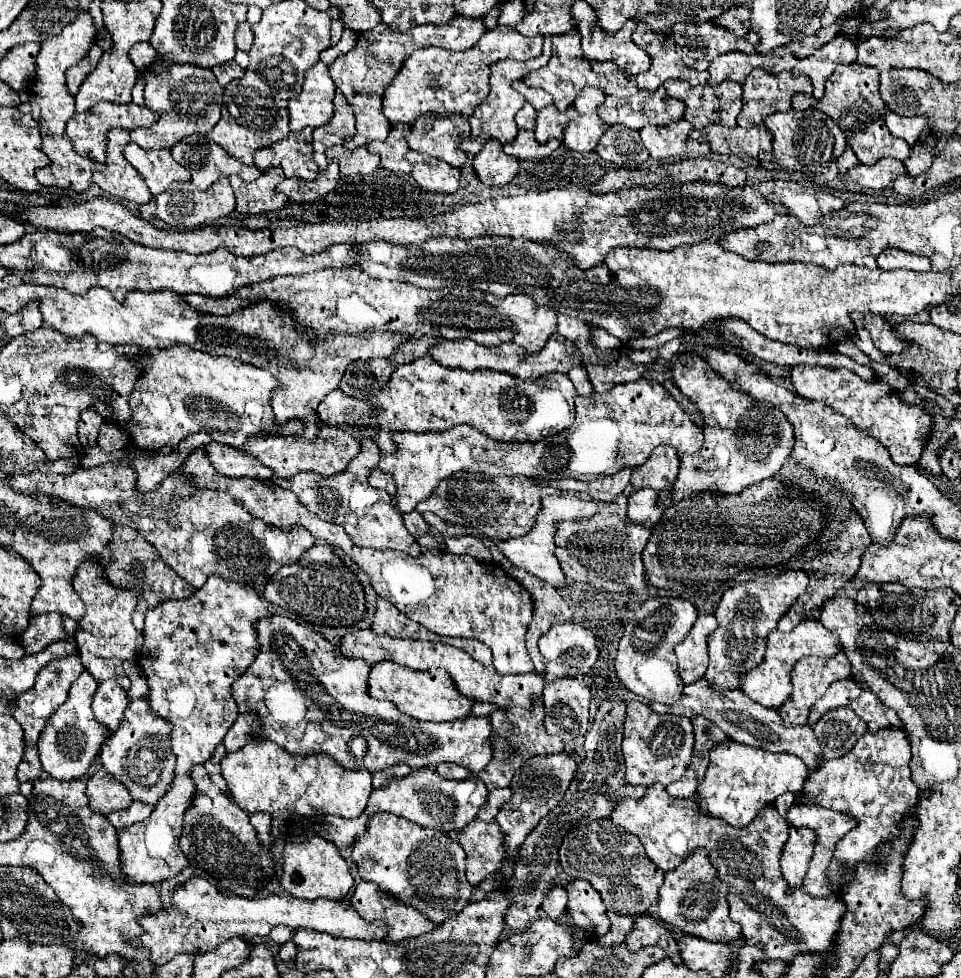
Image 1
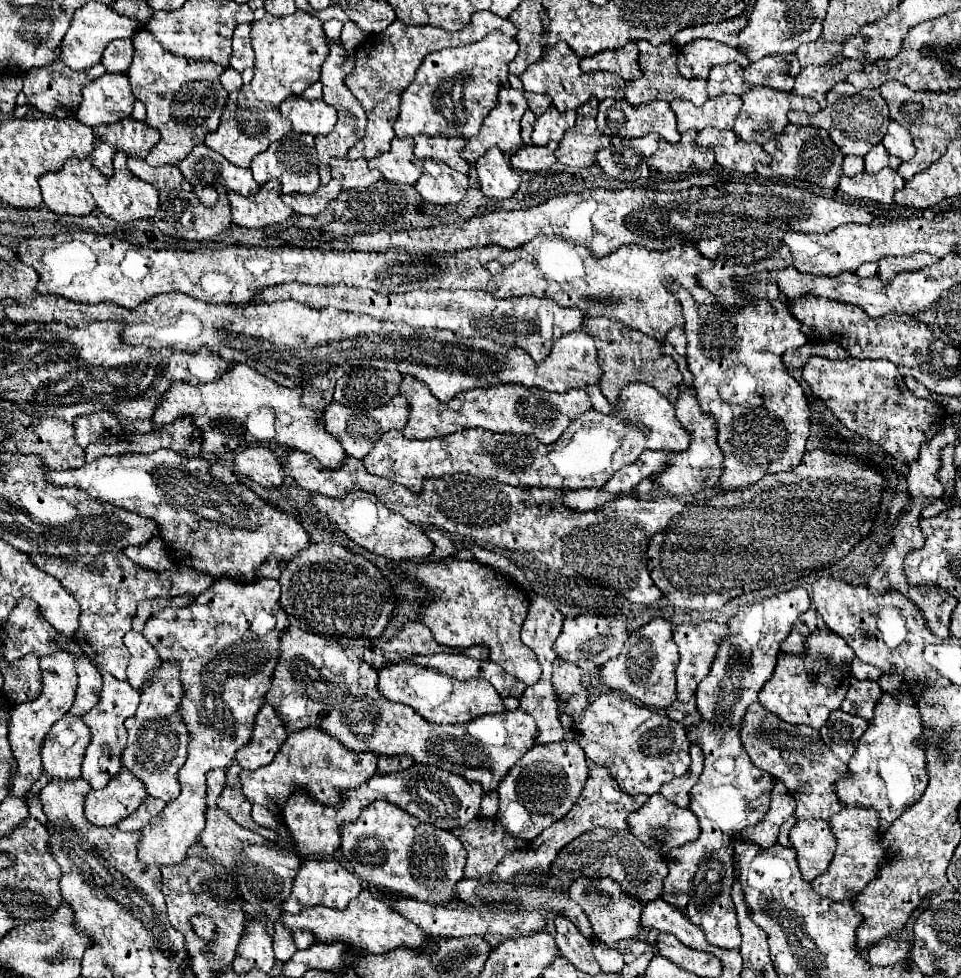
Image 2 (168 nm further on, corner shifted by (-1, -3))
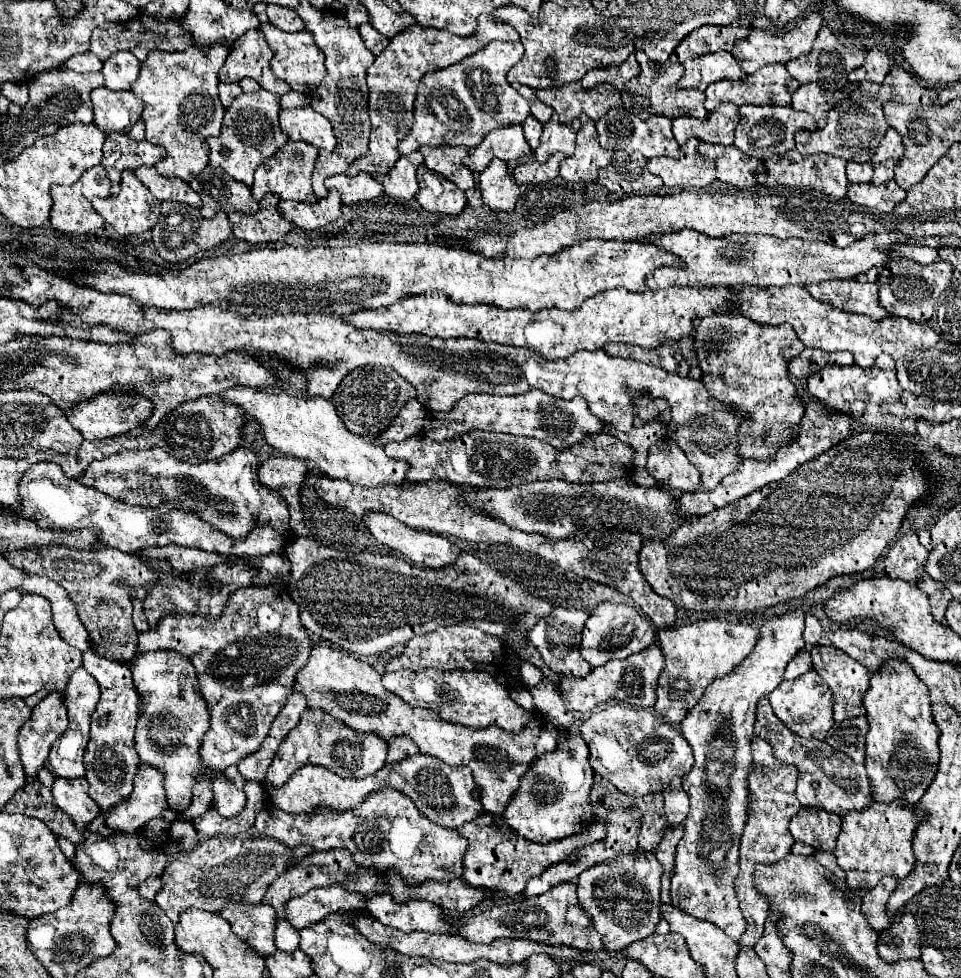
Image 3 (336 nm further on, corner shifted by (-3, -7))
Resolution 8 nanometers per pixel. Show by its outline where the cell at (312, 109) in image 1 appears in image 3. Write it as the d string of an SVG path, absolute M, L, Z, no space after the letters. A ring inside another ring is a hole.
M312 107L282 109L280 127L292 141L306 141L318 149L332 151L336 147L336 137L330 121L316 113Z

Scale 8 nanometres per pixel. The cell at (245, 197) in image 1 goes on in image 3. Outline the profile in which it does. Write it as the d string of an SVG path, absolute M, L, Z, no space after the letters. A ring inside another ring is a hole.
M266 193L260 201L258 213L232 213L230 223L234 235L248 243L272 243L282 239L292 229L292 223L282 217L282 213L278 211L278 203L280 199L276 197L276 193Z

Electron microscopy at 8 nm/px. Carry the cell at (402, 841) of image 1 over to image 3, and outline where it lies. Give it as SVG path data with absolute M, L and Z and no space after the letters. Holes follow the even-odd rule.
M380 789L370 793L356 809L334 813L330 809L316 809L314 815L290 815L274 805L266 805L254 823L260 835L272 837L290 849L296 845L312 845L314 851L328 851L328 849L348 849L356 861L356 865L380 869L380 873L388 873L396 869L408 885L420 885L424 881L452 881L462 877L464 869L464 853L466 853L466 839L458 835L456 829L446 829L434 825L426 819L414 803L394 791L394 789Z

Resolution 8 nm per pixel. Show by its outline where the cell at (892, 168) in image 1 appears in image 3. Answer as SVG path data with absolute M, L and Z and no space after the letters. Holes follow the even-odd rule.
M886 181L884 185L872 185L872 183L854 183L848 187L846 197L872 211L891 213L896 203L904 201L904 193L896 181Z

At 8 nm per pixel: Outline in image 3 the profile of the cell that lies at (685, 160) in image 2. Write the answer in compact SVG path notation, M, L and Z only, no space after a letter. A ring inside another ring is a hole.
M690 139L680 147L680 157L652 157L648 171L658 175L664 185L676 189L702 189L716 179L716 167L698 153L698 139Z

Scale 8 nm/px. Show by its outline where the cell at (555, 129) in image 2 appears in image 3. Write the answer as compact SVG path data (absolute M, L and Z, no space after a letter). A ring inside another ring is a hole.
M556 115L544 123L544 133L540 137L540 147L534 151L536 161L544 163L548 159L548 155L560 151L564 155L572 155L574 153L574 141L576 141L576 133L570 125L562 125Z

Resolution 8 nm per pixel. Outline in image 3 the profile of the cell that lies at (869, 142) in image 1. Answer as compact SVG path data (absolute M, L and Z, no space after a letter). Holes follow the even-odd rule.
M884 161L880 165L874 165L874 177L872 177L872 183L874 185L880 185L884 181L890 181L894 179L894 167L896 167L896 161Z

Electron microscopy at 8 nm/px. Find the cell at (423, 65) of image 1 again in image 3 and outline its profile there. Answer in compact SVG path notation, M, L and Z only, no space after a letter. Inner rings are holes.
M490 41L464 61L448 69L426 73L414 101L414 125L408 137L398 145L398 151L408 155L422 145L476 147L490 129L506 123L522 123L530 113L528 101L506 81L506 73L520 61L522 53L524 47L520 43Z

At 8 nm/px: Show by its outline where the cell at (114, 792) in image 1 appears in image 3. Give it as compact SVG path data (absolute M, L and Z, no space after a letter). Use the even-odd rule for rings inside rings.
M140 765L134 791L128 801L120 801L112 813L104 813L104 823L122 833L136 833L168 807L162 787L162 773L150 765Z

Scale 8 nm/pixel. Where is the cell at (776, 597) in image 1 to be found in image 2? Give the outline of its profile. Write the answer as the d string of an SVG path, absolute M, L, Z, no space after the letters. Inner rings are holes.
M796 587L796 589L792 589L792 591L780 593L780 595L776 595L776 597L770 597L770 599L758 601L758 603L742 605L742 607L738 609L738 615L728 623L728 625L730 625L730 637L726 637L726 641L722 643L722 649L718 649L718 657L714 659L714 665L712 665L708 677L702 679L700 685L698 685L698 689L696 689L696 709L698 709L698 713L700 713L702 719L700 719L698 725L692 725L692 727L686 729L686 737L690 739L692 745L698 745L698 747L702 749L702 753L704 753L704 771L702 771L698 783L696 783L696 785L692 787L692 791L690 791L690 807L688 807L688 809L698 817L700 829L702 829L702 831L700 831L700 837L698 837L696 841L684 843L684 845L680 845L680 847L676 847L676 849L670 851L670 855L668 855L668 867L670 867L670 871L668 871L668 877L664 879L662 899L664 899L666 903L670 903L670 905L682 909L682 911L690 917L690 921L694 921L694 925L698 925L700 929L704 929L706 939L708 939L712 945L718 945L718 943L716 943L716 941L718 941L718 923L738 923L738 921L736 921L736 909L734 909L732 895L730 895L730 891L732 891L732 881L734 881L734 879L732 879L732 877L734 877L734 847L732 847L732 841L734 841L734 837L740 833L740 829L750 827L750 825L756 825L758 821L762 821L762 817L766 815L768 803L770 803L770 785L774 783L774 779L770 777L770 773L762 773L762 769L758 769L758 767L750 761L750 757L748 757L748 753L746 753L746 749L744 749L744 745L742 745L742 741L740 741L740 735L738 735L738 733L740 733L740 721L742 721L742 717L744 717L744 713L746 713L746 709L748 709L748 705L754 703L754 701L758 701L760 689L762 689L764 683L772 677L774 667L776 667L776 661L778 661L778 655L780 655L780 643L790 635L790 631L792 631L796 619L798 619L808 607L810 607L810 599L808 599L808 593L806 593L804 587Z

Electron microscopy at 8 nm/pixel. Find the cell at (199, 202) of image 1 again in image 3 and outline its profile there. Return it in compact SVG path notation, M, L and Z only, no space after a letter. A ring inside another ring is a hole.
M164 201L162 203L162 215L160 221L152 229L152 241L160 257L164 257L168 263L184 263L192 259L196 253L212 249L226 241L232 235L232 225L228 221L226 213L216 213L216 217L206 219L200 215L200 209L194 205L180 205L176 201Z

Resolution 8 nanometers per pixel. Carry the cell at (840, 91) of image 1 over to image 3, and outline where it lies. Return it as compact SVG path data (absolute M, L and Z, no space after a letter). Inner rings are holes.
M852 97L842 99L836 107L830 109L828 121L824 129L816 129L812 133L808 131L796 131L796 149L800 153L828 153L834 157L842 157L846 161L856 161L856 163L868 163L872 159L872 153L876 153L884 131L888 131L886 117L882 113L882 107L878 103L856 103Z

